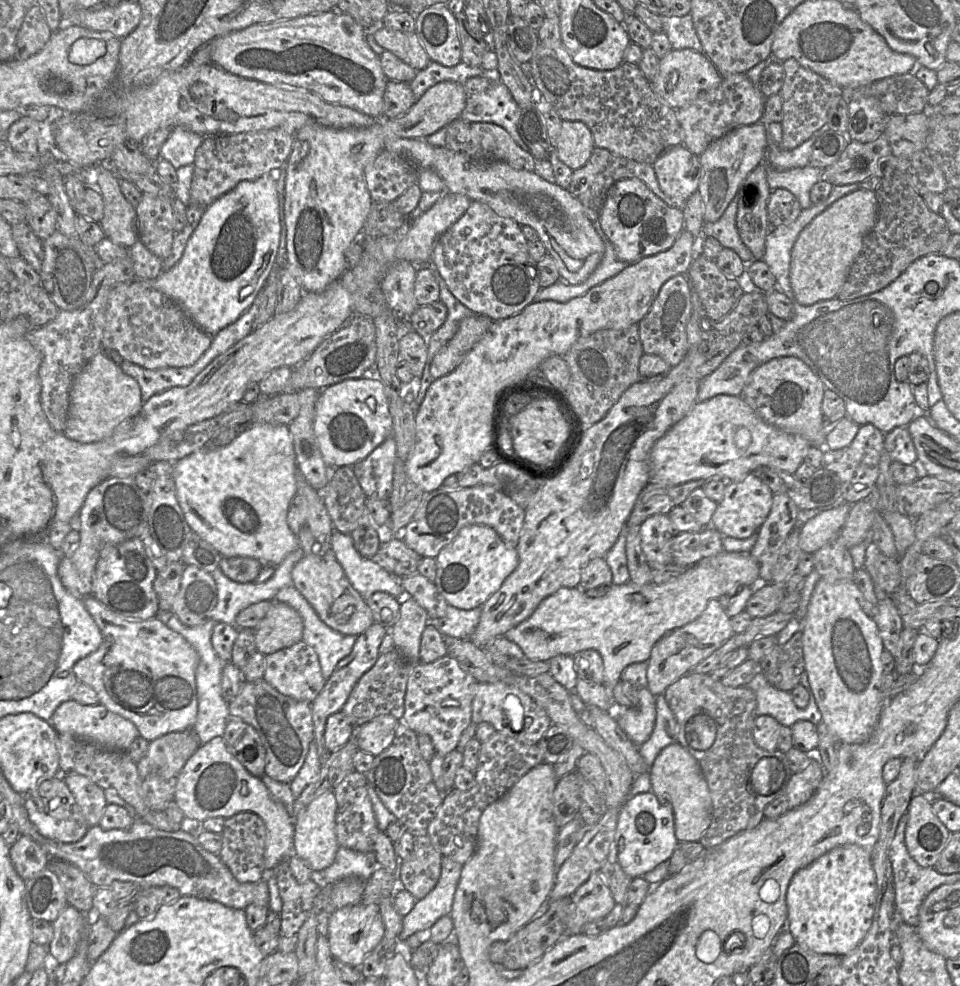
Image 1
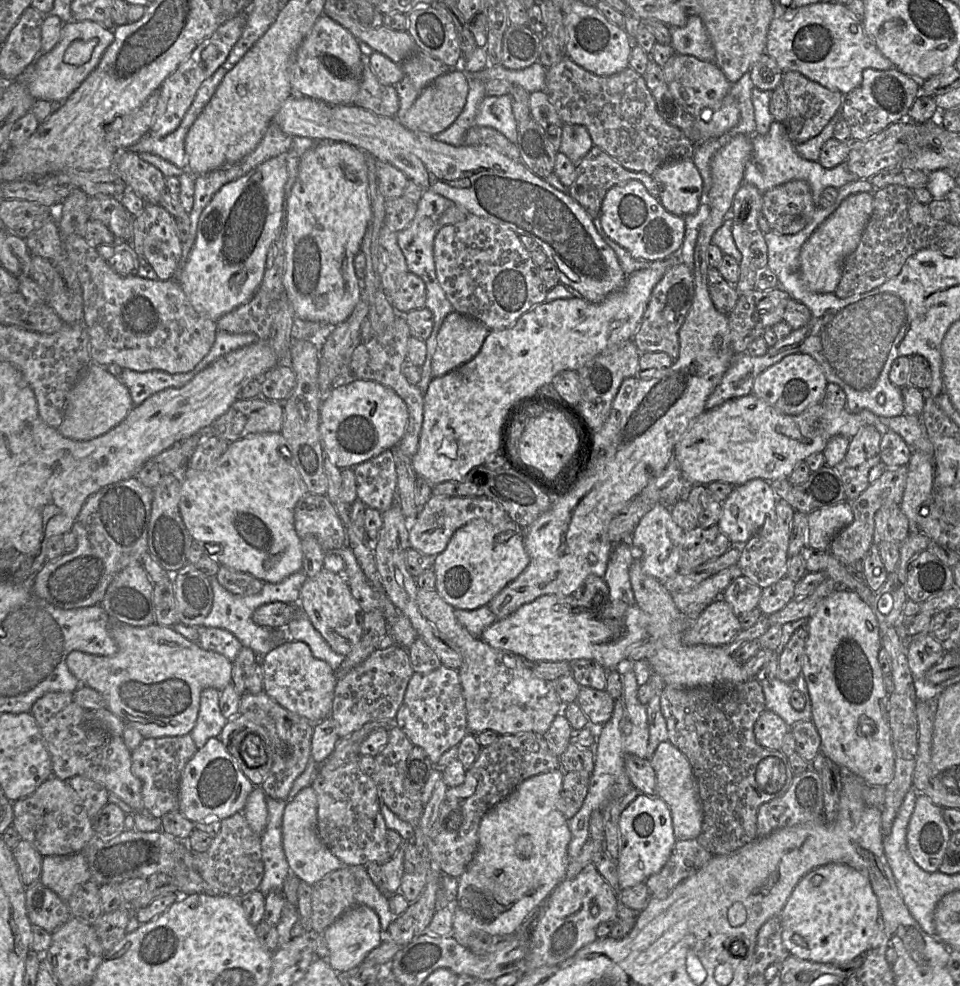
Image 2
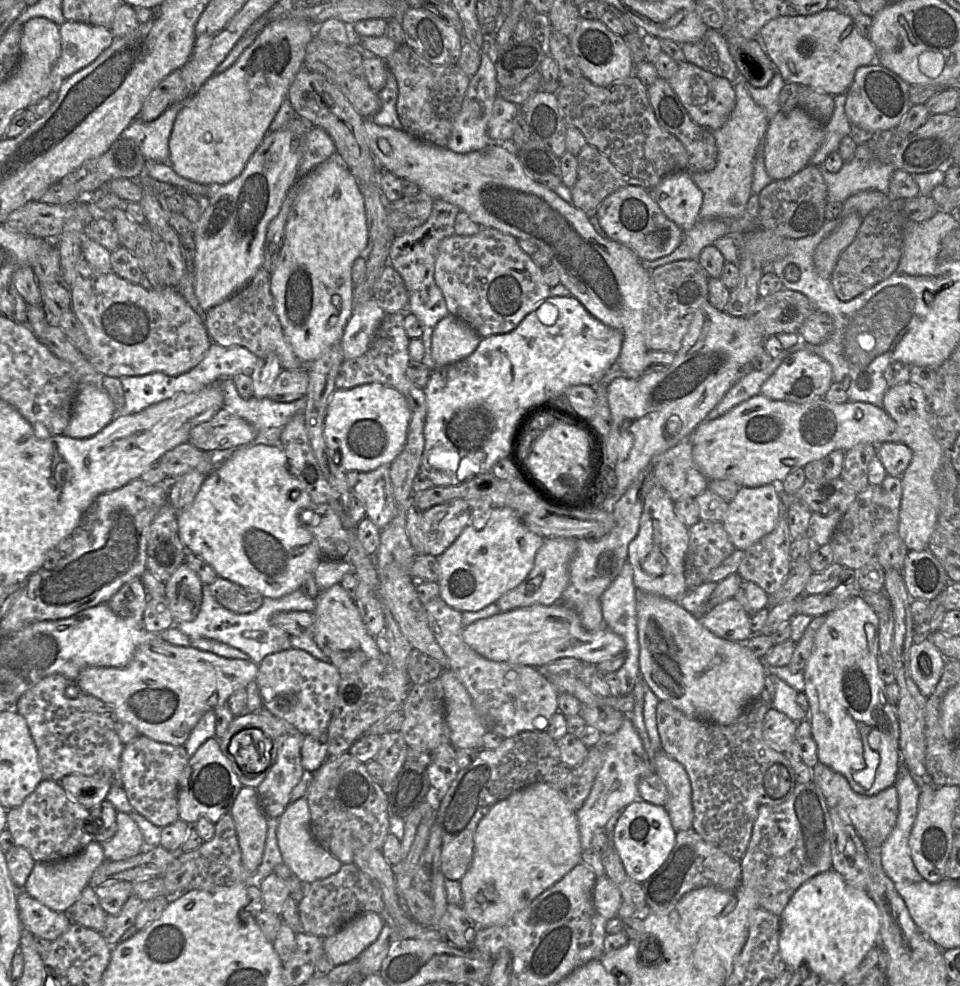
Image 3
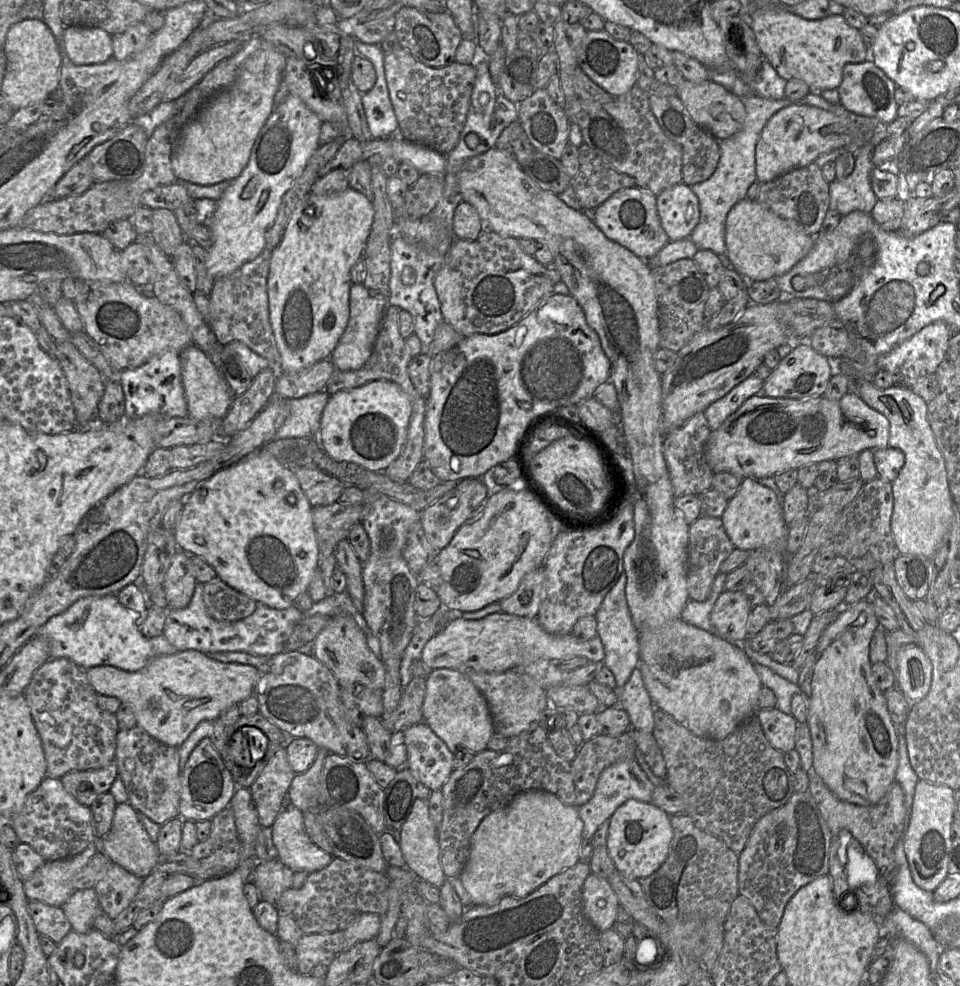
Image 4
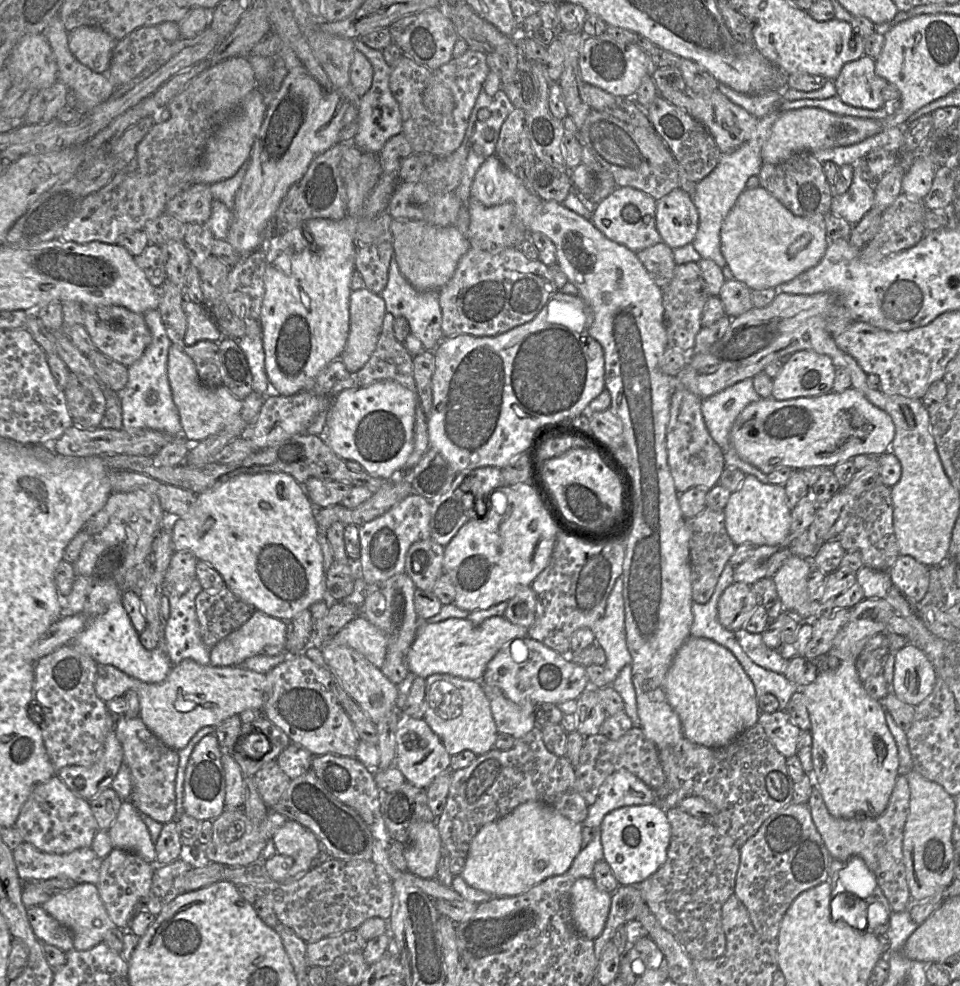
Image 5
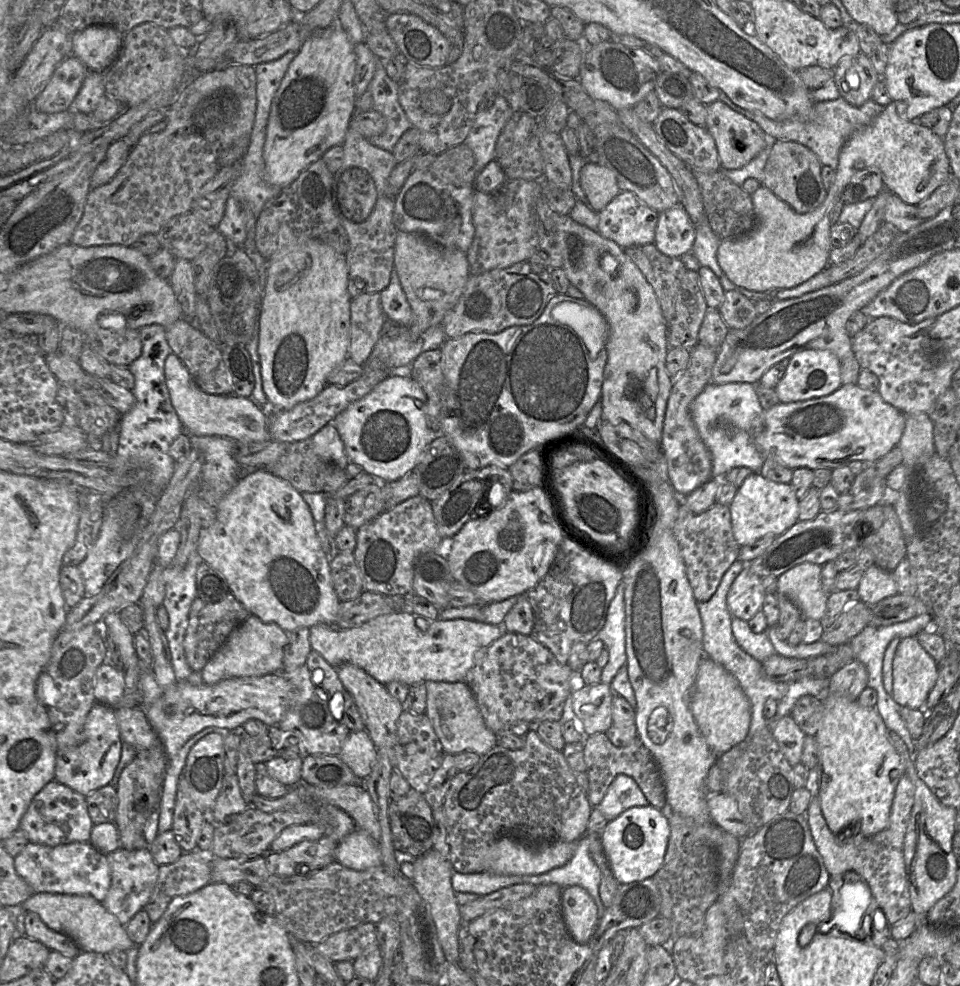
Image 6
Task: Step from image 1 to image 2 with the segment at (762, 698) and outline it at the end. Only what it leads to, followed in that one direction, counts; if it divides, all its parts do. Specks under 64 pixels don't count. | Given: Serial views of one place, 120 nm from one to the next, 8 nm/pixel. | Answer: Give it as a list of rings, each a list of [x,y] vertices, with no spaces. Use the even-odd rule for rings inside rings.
[[[777,678],[761,683],[766,710],[779,715],[791,727],[802,721],[812,721],[812,701],[805,697],[806,704],[803,711],[796,711],[791,705],[794,687]]]

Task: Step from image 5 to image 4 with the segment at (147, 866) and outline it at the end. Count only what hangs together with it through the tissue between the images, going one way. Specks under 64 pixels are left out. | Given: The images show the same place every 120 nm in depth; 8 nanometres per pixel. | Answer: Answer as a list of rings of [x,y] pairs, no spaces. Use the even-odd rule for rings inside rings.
[[[112,862],[95,884],[100,906],[112,920],[129,906],[141,887],[142,879]]]

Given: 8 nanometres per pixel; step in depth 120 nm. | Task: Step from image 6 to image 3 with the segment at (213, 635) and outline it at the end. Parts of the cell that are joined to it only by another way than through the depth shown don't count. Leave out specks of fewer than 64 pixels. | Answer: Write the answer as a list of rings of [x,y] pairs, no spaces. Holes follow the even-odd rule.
[[[219,576],[209,585],[209,590],[220,605],[237,614],[256,611],[264,600],[264,597],[257,591]]]

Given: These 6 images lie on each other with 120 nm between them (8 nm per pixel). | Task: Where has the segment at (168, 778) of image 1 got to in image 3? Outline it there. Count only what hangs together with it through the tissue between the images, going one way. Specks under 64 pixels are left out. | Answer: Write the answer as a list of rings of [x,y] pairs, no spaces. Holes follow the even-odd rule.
[[[143,735],[125,744],[120,757],[120,772],[122,788],[133,811],[160,828],[179,819],[179,780],[189,759],[184,745],[162,743]]]

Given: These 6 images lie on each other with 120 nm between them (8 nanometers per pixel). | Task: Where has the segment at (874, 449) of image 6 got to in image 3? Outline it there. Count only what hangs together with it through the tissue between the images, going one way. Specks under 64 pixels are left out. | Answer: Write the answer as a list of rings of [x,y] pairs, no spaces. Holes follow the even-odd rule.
[[[761,393],[732,408],[715,420],[703,421],[689,436],[693,444],[693,459],[709,480],[730,480],[739,487],[759,487],[774,481],[783,482],[793,471],[816,460],[823,460],[835,450],[848,451],[866,442],[880,445],[900,442],[897,423],[884,410],[871,403],[847,401],[835,404],[820,398],[805,404],[776,401]]]

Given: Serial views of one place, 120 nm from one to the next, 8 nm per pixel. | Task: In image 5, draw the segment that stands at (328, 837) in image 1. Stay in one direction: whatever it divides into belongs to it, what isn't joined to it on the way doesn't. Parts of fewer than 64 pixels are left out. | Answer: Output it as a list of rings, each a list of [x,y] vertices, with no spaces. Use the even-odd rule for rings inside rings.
[[[287,820],[273,836],[277,853],[293,857],[307,857],[317,862],[323,849],[315,834],[294,820]]]

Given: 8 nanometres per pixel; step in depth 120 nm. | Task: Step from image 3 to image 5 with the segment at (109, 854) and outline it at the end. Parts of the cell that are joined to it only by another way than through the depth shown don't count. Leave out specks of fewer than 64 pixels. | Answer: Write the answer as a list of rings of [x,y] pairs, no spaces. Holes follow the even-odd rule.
[[[130,800],[122,802],[108,834],[114,848],[135,853],[146,862],[156,865],[155,845],[142,814]]]

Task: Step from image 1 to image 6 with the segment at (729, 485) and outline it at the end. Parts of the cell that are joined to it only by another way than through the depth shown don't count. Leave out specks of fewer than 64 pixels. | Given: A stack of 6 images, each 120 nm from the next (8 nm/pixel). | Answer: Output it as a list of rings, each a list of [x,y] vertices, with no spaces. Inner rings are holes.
[[[759,472],[751,473],[729,504],[732,531],[737,544],[744,546],[767,534],[783,534],[799,520],[799,501],[790,483],[773,482]],[[810,562],[799,564],[777,578],[777,594],[789,598],[804,618],[821,620],[828,594],[822,589],[822,566]]]

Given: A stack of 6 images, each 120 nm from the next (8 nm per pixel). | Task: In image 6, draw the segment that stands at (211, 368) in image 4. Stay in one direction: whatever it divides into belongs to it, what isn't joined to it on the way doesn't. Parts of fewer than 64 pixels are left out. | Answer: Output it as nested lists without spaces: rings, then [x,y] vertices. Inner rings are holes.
[[[171,352],[164,364],[165,382],[170,400],[182,425],[183,431],[196,436],[228,437],[235,442],[267,442],[272,441],[268,431],[267,416],[250,398],[239,397],[234,394],[217,395],[202,391],[188,369]]]

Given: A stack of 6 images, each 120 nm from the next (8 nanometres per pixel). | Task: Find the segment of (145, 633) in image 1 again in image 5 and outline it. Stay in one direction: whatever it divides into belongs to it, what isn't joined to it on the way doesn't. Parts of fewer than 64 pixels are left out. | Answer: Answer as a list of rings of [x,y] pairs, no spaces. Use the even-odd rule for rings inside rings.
[[[184,659],[173,665],[165,680],[160,683],[145,683],[133,678],[112,665],[99,664],[95,680],[95,693],[108,702],[122,697],[128,690],[134,690],[139,699],[139,717],[165,745],[179,751],[187,746],[192,737],[203,727],[216,727],[225,719],[240,715],[247,709],[261,710],[265,703],[266,674],[261,674],[242,666],[215,667],[210,664],[200,665],[192,659]]]

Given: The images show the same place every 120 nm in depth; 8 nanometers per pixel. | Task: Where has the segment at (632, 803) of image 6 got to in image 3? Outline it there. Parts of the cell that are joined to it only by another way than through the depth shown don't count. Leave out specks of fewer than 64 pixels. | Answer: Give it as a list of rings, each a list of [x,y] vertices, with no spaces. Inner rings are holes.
[[[625,717],[622,725],[614,734],[604,736],[602,766],[583,806],[576,812],[582,850],[591,847],[595,833],[605,832],[604,826],[616,812],[623,810],[633,802],[643,801],[638,792],[638,782],[653,772],[654,767],[649,762],[636,729],[631,720]]]

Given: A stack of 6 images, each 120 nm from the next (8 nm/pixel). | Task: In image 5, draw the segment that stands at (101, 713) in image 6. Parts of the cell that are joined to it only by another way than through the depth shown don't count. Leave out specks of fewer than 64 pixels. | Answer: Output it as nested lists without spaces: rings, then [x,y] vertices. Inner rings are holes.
[[[112,730],[97,762],[91,766],[65,766],[57,772],[57,776],[76,796],[91,801],[104,789],[111,787],[123,763],[123,748],[115,730]]]

